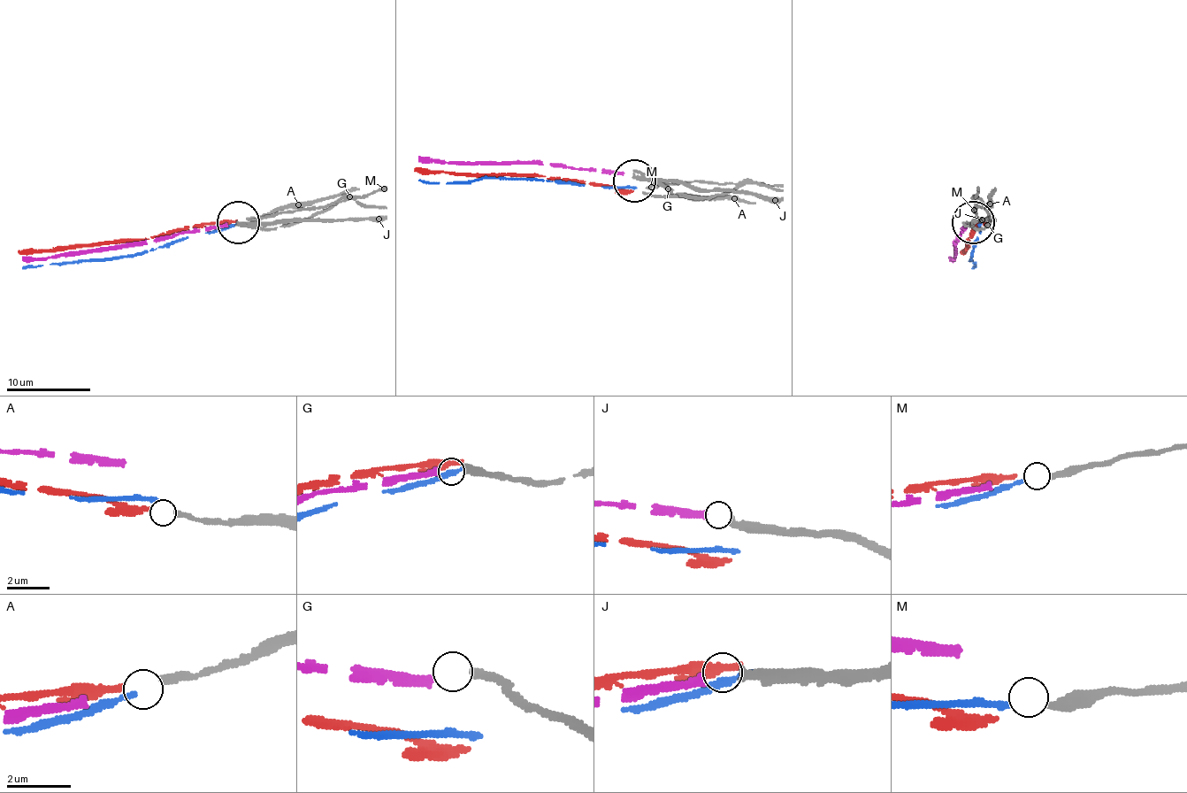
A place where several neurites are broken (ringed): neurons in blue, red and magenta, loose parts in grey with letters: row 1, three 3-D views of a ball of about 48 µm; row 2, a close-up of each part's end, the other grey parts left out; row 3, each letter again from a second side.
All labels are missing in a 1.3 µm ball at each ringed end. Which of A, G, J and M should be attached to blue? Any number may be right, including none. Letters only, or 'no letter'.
M

